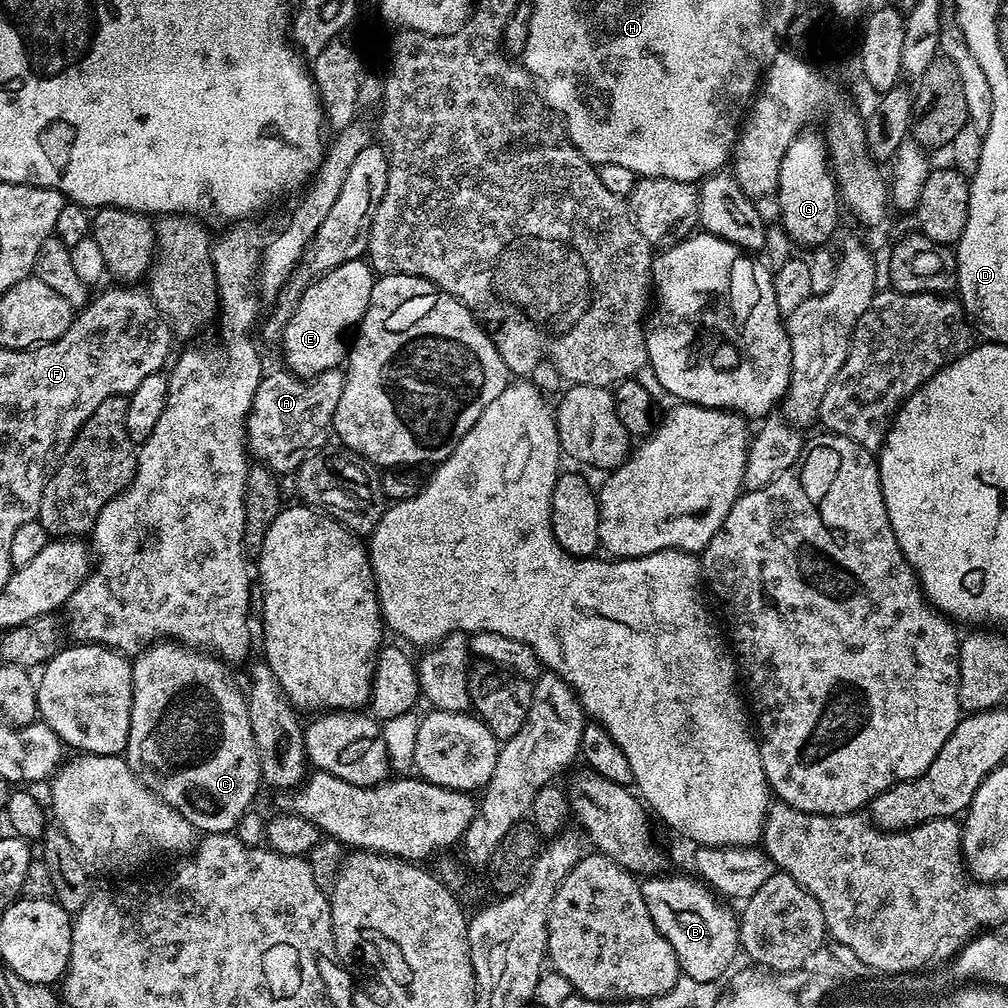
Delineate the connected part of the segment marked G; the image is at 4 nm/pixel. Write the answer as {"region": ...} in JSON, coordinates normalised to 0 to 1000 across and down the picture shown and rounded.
{"region":[[[806,129],[799,130],[797,133],[791,135],[790,140],[786,142],[783,147],[780,149],[780,153],[776,157],[776,165],[774,166],[774,181],[772,184],[772,195],[774,194],[774,218],[778,221],[778,230],[782,237],[784,237],[787,243],[792,244],[792,242],[799,242],[802,245],[802,248],[809,247],[811,244],[817,244],[821,241],[820,238],[824,236],[825,233],[829,230],[829,221],[833,218],[833,202],[835,206],[835,198],[831,193],[831,188],[829,186],[829,177],[825,173],[825,169],[822,163],[822,153],[821,145],[816,134],[809,135],[806,132]]]}

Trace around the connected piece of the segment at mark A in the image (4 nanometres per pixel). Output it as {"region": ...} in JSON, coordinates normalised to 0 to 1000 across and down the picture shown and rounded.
{"region":[[[328,365],[314,373],[301,374],[289,368],[270,369],[261,374],[250,397],[250,407],[244,422],[244,437],[248,448],[257,459],[275,470],[293,469],[300,447],[307,439],[313,440],[329,425],[331,407],[341,386],[341,369]]]}

